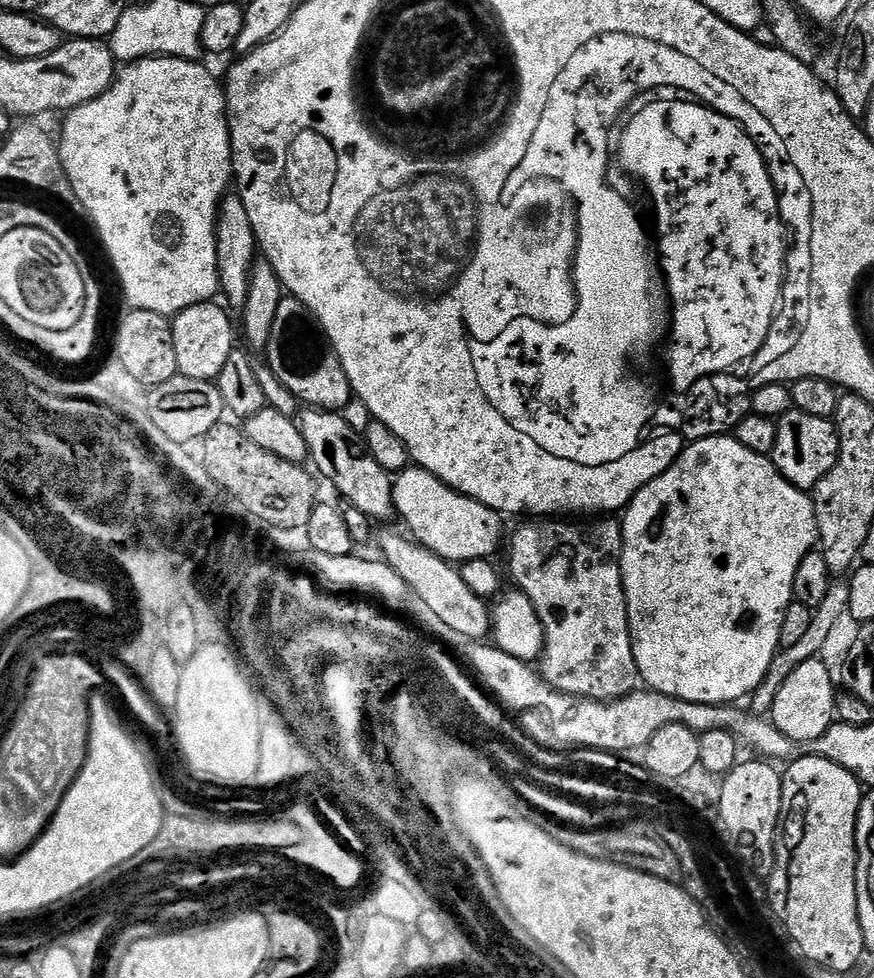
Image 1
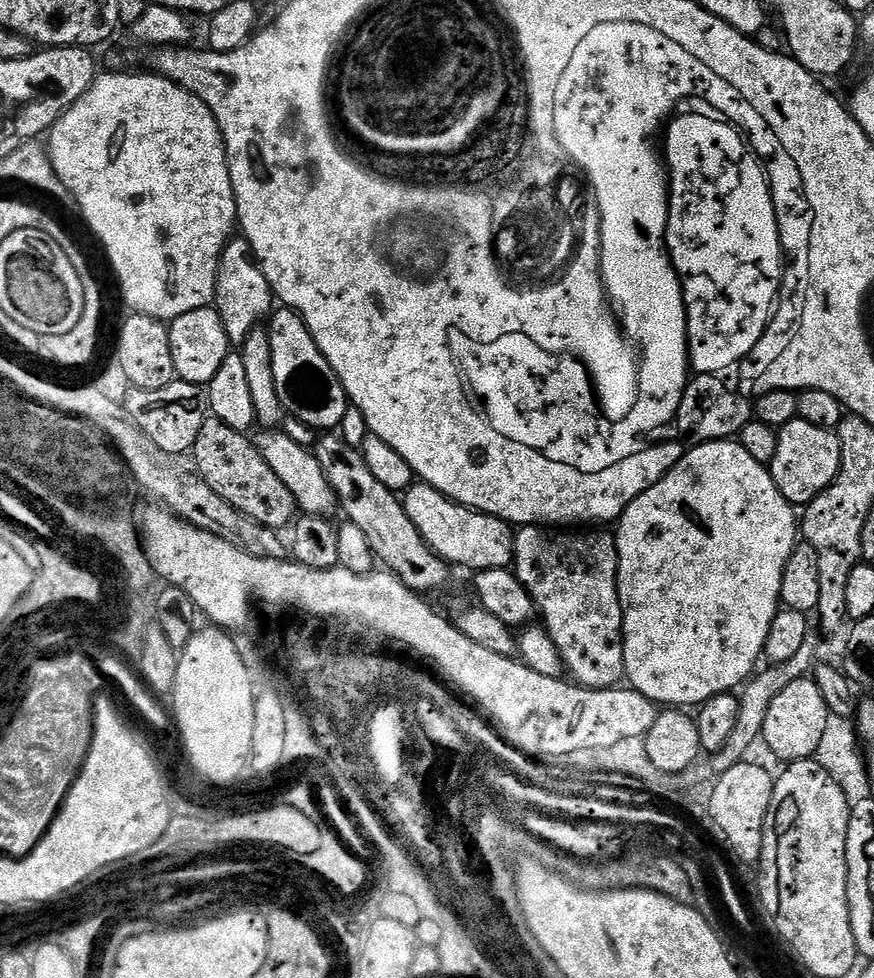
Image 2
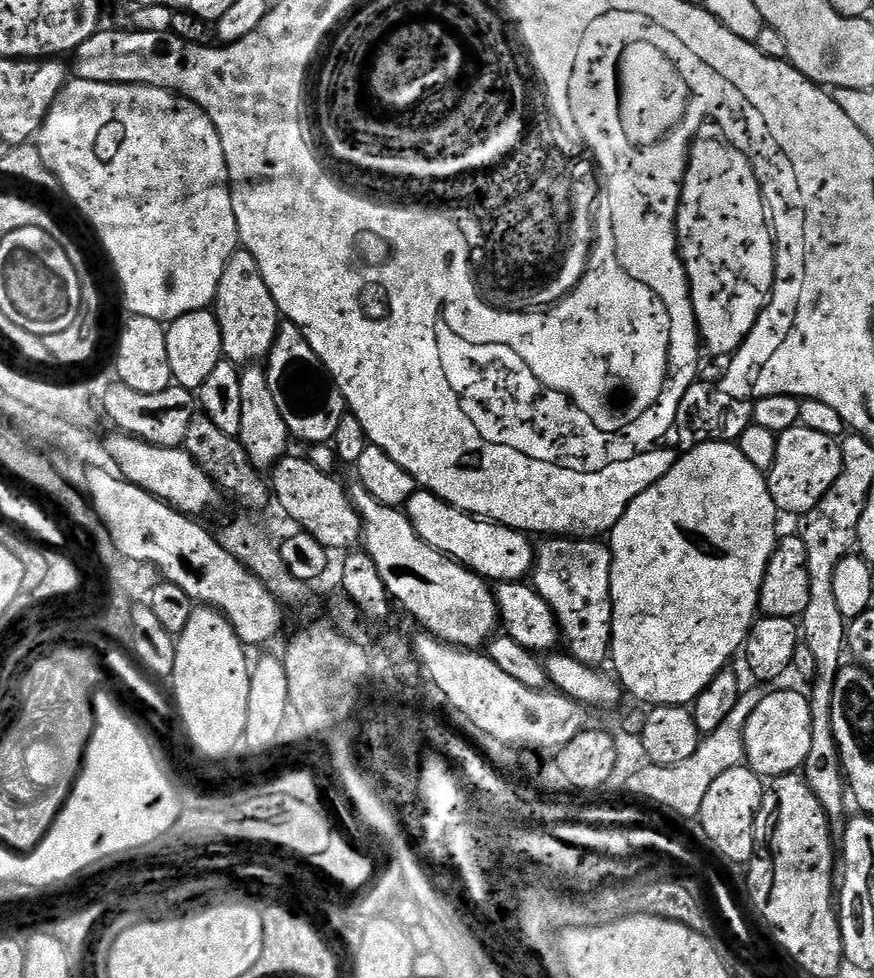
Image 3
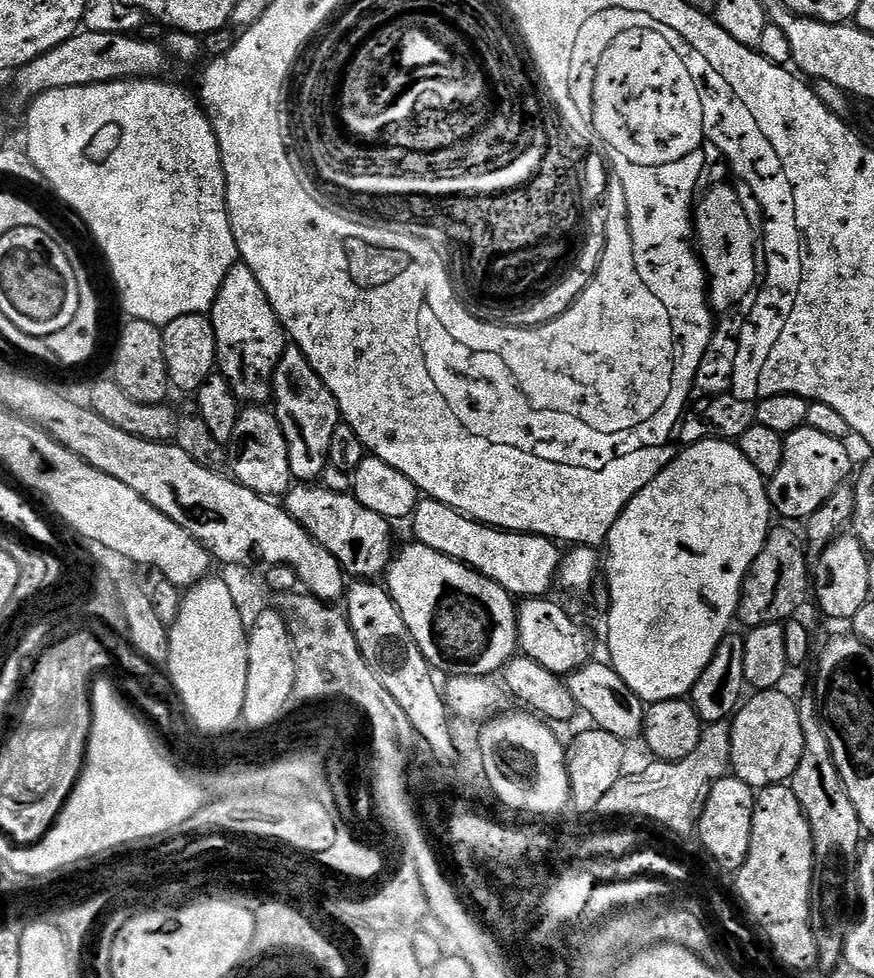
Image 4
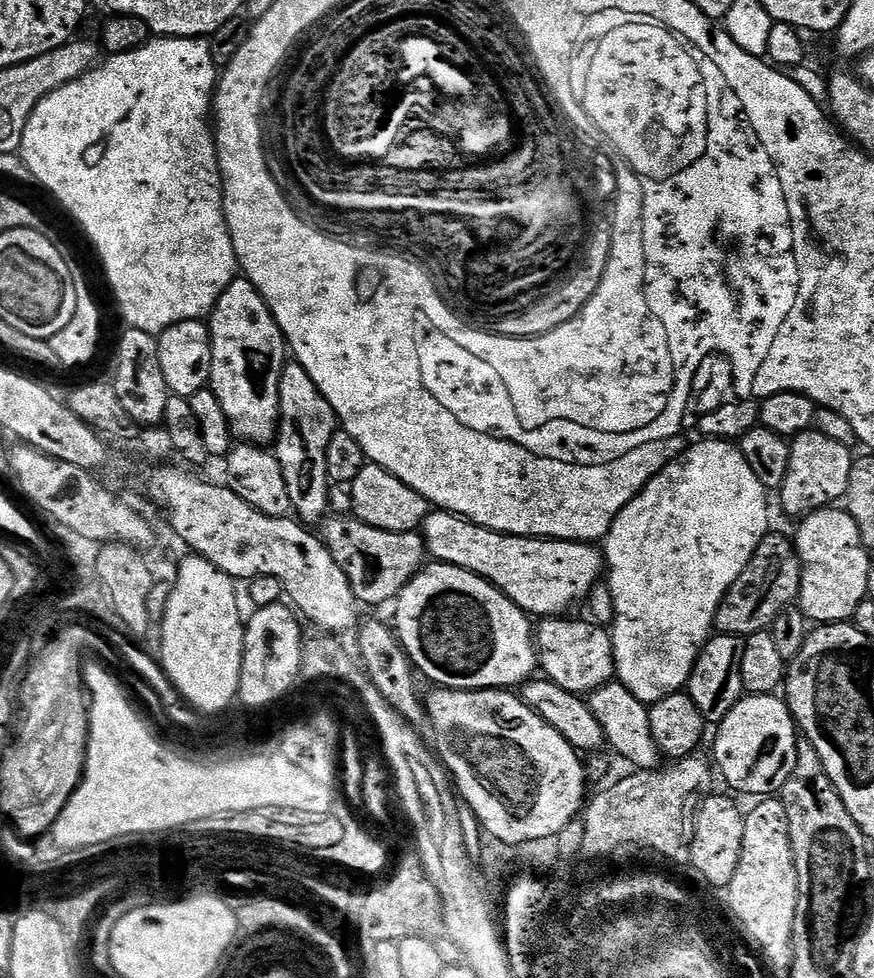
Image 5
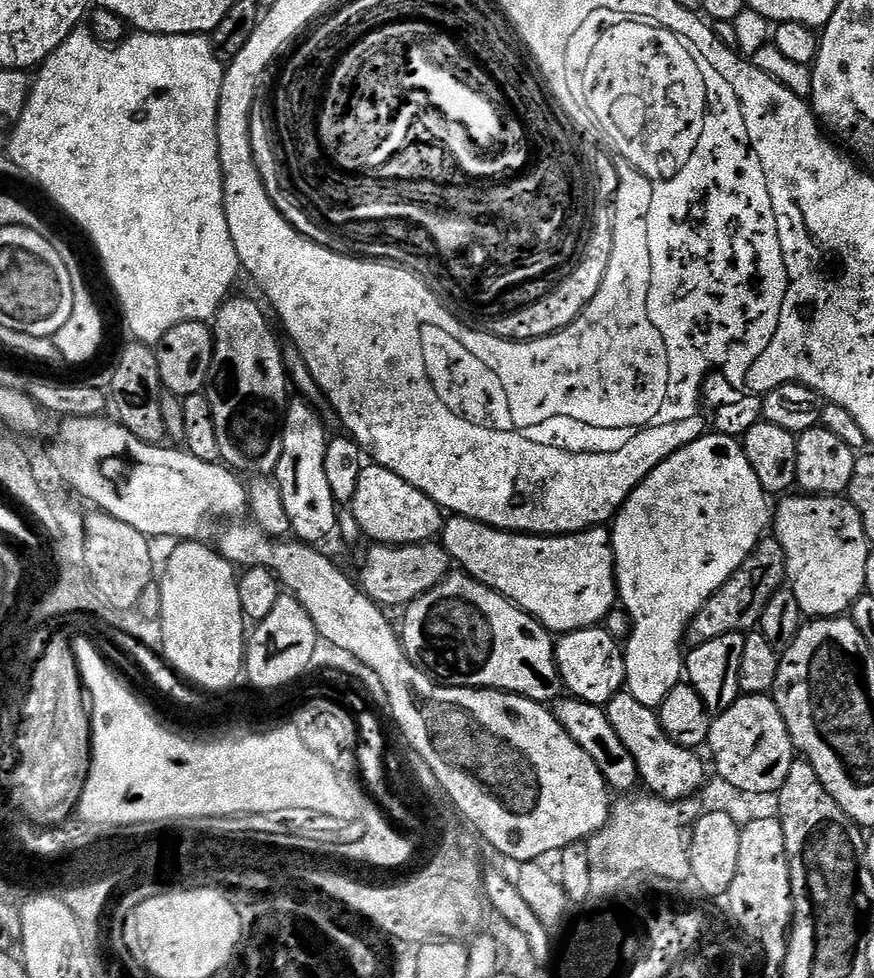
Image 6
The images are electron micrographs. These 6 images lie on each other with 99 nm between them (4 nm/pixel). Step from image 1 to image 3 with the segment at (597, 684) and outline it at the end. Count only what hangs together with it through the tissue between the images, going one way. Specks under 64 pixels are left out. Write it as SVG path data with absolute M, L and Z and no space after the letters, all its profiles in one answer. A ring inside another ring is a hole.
M544 538L534 552L530 583L560 623L567 655L592 668L607 665L612 650L612 550L600 538Z

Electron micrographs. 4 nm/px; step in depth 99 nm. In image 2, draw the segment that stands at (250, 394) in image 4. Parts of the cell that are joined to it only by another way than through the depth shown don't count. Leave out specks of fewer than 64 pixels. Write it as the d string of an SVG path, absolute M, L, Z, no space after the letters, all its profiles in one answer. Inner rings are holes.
M233 238L225 246L216 275L214 307L222 318L222 326L226 326L228 342L232 346L243 345L244 339L273 311L272 287L266 282L266 274L262 274L248 240Z

